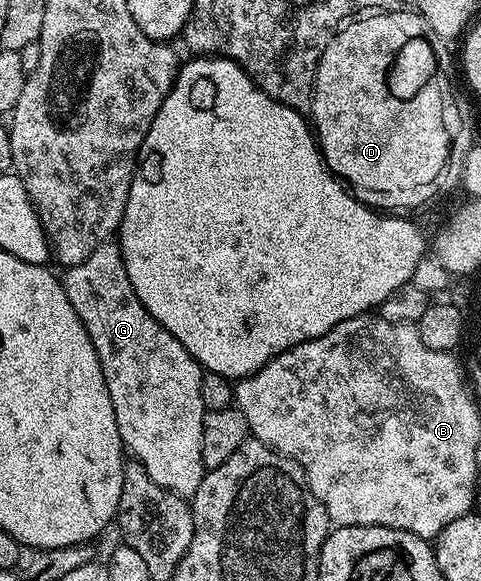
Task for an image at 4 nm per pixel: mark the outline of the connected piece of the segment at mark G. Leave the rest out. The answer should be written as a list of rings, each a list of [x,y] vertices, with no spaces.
[[[108,242],[97,246],[85,262],[67,268],[62,273],[63,289],[73,302],[73,310],[77,310],[77,318],[85,326],[93,346],[97,350],[97,358],[101,362],[101,370],[105,374],[105,382],[109,386],[109,398],[113,398],[113,414],[117,418],[117,430],[123,439],[123,447],[131,452],[134,459],[165,490],[175,496],[194,497],[197,486],[203,481],[203,459],[201,458],[201,430],[203,429],[203,413],[201,402],[201,378],[204,369],[165,326],[161,326],[145,310],[141,298],[133,290],[133,282],[129,282],[129,274],[125,270],[123,252],[118,243]]]

